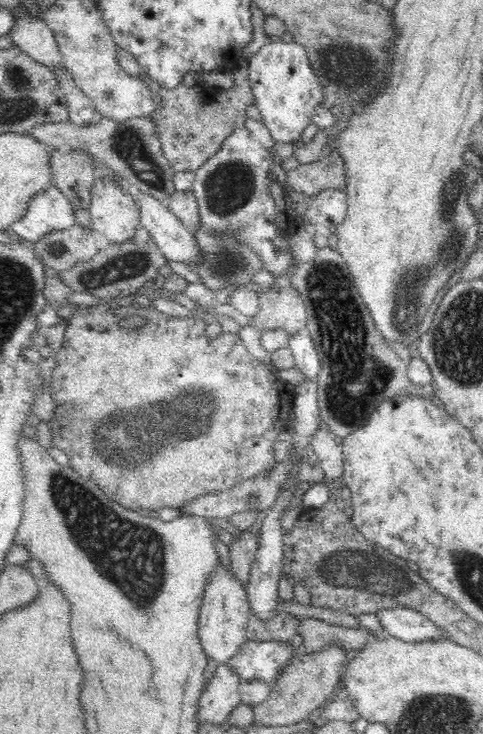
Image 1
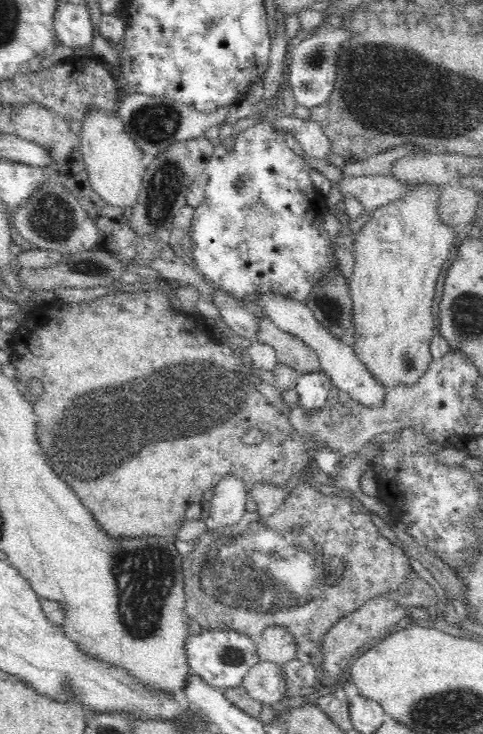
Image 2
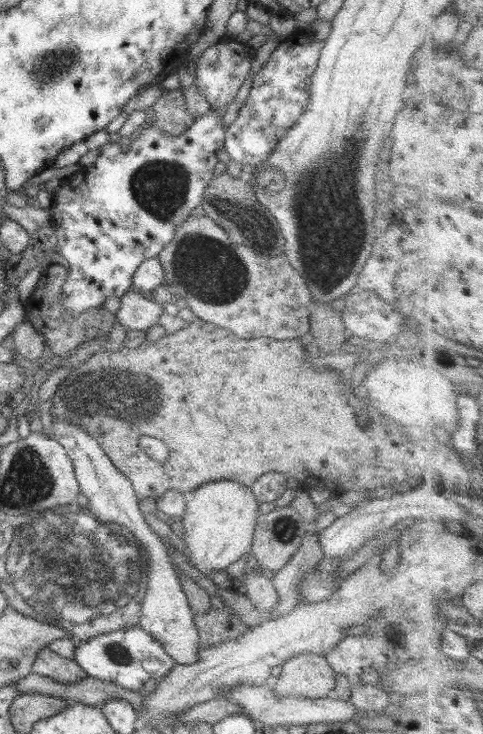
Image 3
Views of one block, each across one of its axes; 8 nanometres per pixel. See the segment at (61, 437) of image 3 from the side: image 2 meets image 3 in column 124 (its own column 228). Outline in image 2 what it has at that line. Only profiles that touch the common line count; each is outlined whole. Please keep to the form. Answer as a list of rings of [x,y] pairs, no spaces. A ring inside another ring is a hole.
[[[228,474],[214,488],[211,502],[208,504],[209,517],[205,523],[207,531],[225,529],[236,525],[246,513],[246,496],[249,490],[241,478]]]

